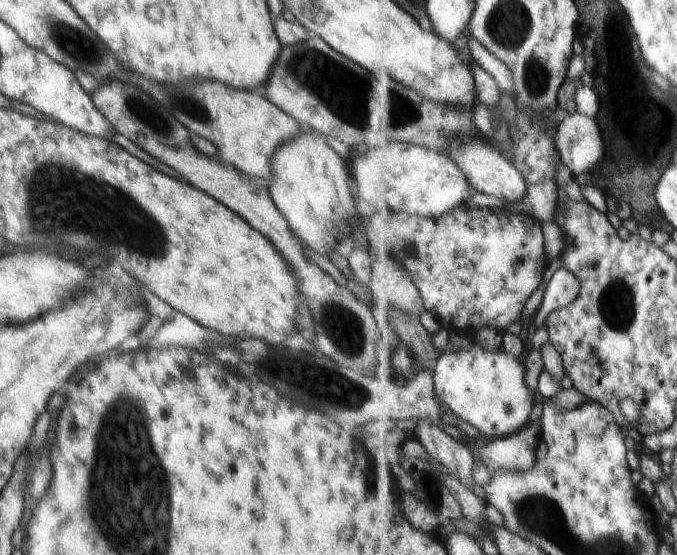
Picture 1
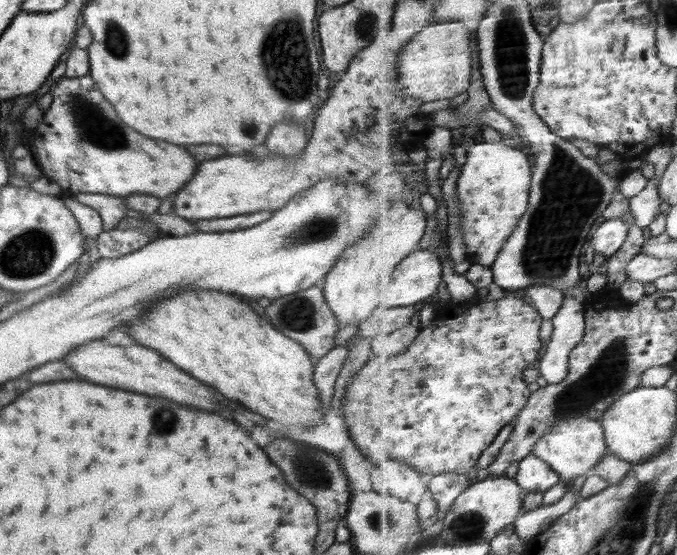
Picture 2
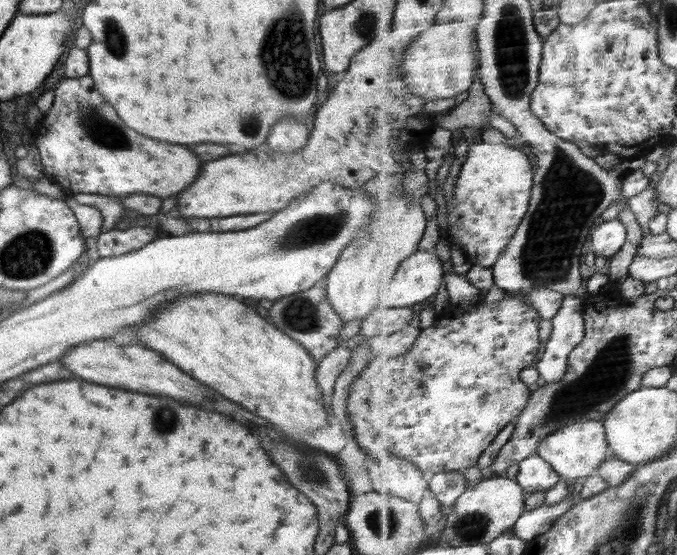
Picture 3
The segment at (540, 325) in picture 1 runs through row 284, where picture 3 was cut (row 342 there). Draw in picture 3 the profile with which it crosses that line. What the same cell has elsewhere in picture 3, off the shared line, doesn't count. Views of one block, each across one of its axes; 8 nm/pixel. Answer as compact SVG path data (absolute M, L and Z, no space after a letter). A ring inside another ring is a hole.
M570 295L553 319L555 330L536 367L547 383L560 382L568 374L570 355L587 333L585 312L585 299Z

